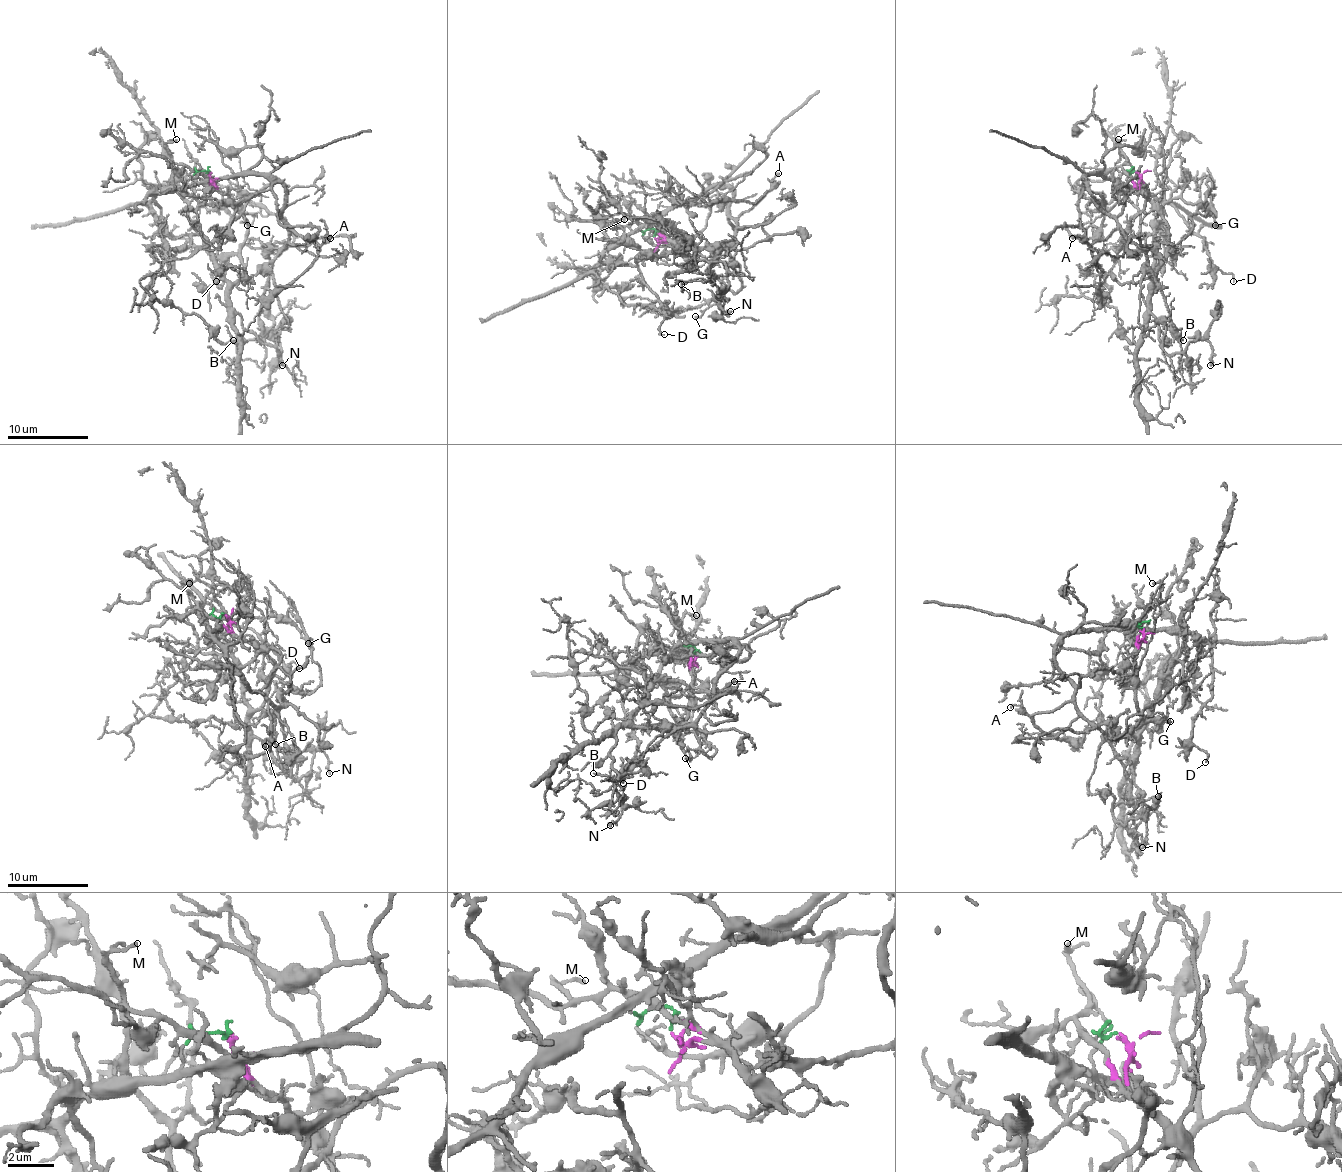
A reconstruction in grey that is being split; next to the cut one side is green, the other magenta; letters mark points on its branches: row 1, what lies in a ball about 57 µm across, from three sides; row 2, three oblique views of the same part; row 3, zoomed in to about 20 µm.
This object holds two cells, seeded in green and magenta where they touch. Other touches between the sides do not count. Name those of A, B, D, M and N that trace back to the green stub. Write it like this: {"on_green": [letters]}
{"on_green": ["A", "B", "D"]}

